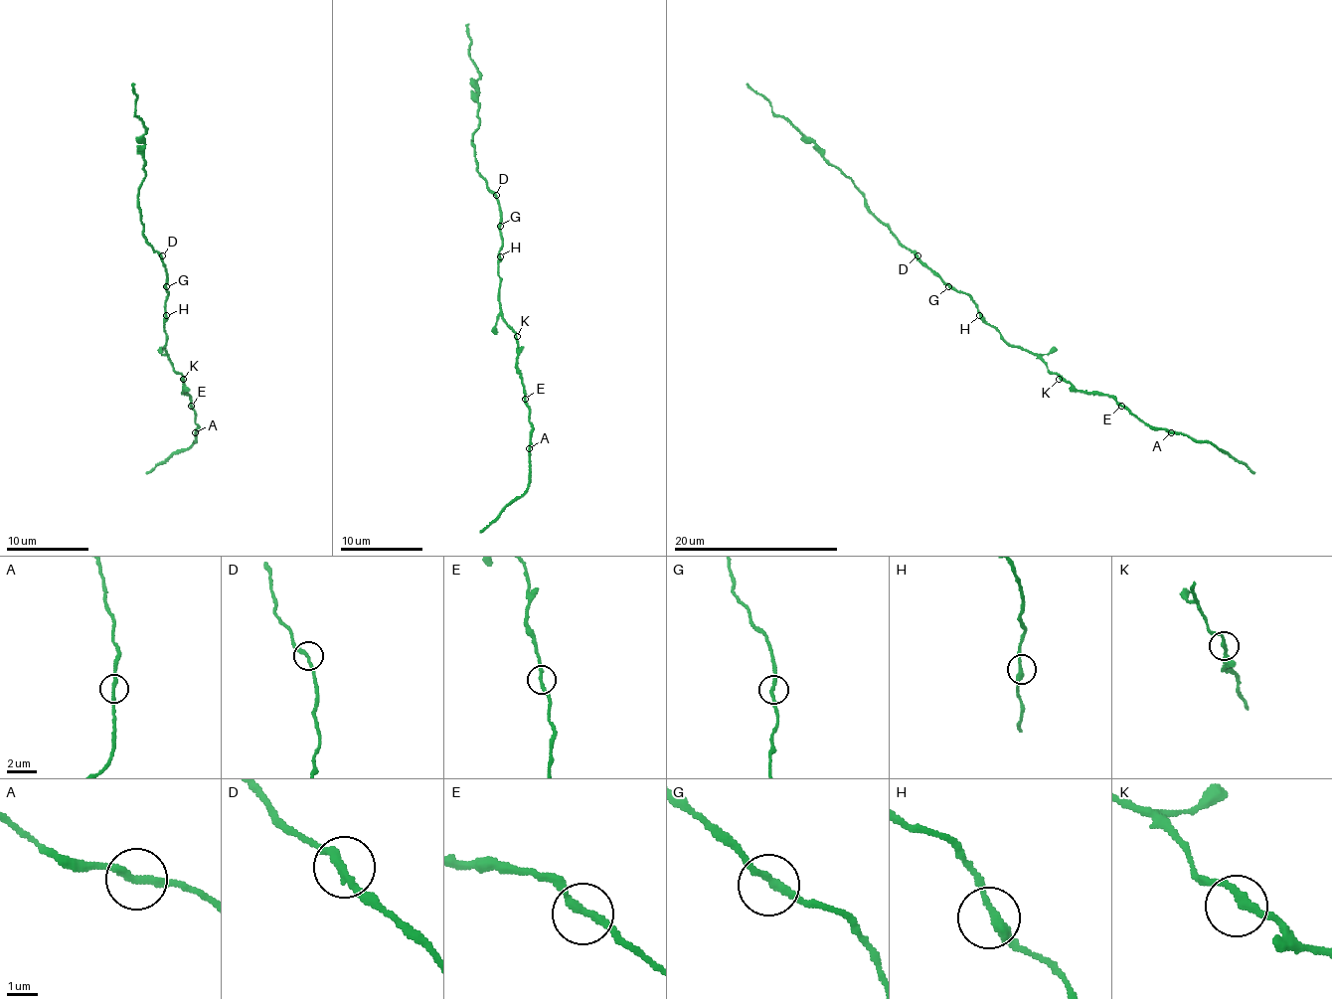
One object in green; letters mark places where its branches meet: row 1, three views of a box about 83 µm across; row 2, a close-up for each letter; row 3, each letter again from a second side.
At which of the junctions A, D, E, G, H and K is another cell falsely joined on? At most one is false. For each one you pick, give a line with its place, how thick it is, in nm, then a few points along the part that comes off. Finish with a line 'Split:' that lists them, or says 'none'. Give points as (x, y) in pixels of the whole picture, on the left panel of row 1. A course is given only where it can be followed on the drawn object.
A: Place: (195, 432). Thickness 240 nm. Course of the part to remove: (195, 432), (195, 440), (145, 474)
Split: A

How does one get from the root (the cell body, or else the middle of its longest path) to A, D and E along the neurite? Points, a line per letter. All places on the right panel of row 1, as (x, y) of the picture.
A: (981, 315), (1010, 344), (1030, 350), (1053, 373), (1078, 390), (1114, 398), (1147, 424), (1170, 432)
D: (981, 315), (977, 305), (964, 292), (950, 288), (917, 255)
E: (981, 315), (1010, 344), (1030, 350), (1053, 373), (1078, 390), (1112, 398), (1121, 406)

